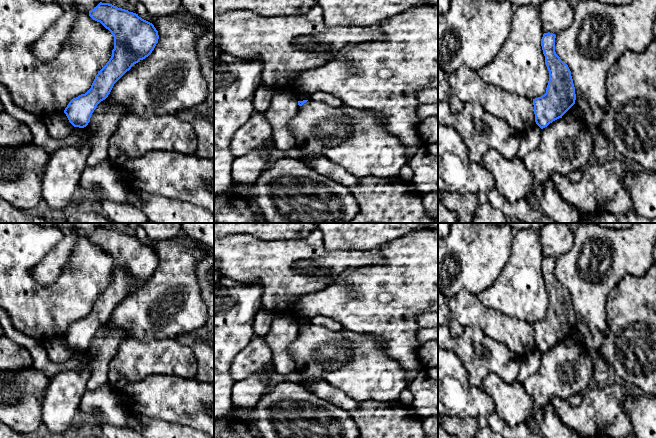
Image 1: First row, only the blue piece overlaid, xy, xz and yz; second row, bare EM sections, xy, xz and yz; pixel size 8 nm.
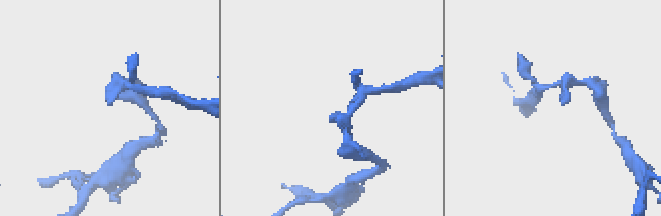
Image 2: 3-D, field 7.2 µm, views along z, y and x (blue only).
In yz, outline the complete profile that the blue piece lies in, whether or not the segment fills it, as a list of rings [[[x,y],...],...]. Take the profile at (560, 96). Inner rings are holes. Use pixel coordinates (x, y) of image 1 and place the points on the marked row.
[[[548,32],[541,39],[545,64],[549,71],[546,93],[533,99],[535,122],[541,129],[562,118],[576,100],[571,71],[555,52],[555,38],[555,34]]]

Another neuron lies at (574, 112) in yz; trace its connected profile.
[[[575,104],[562,116],[565,121],[569,121],[571,119],[581,119],[583,118],[583,113],[581,109]]]

